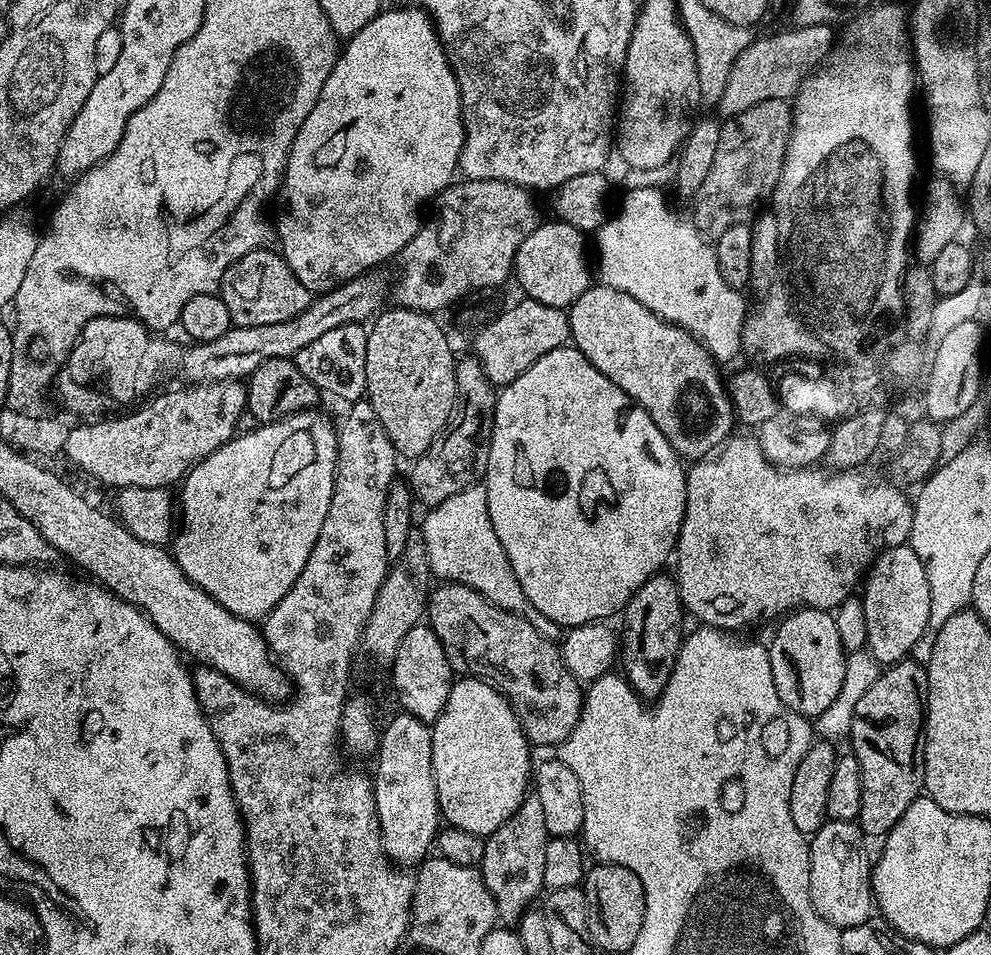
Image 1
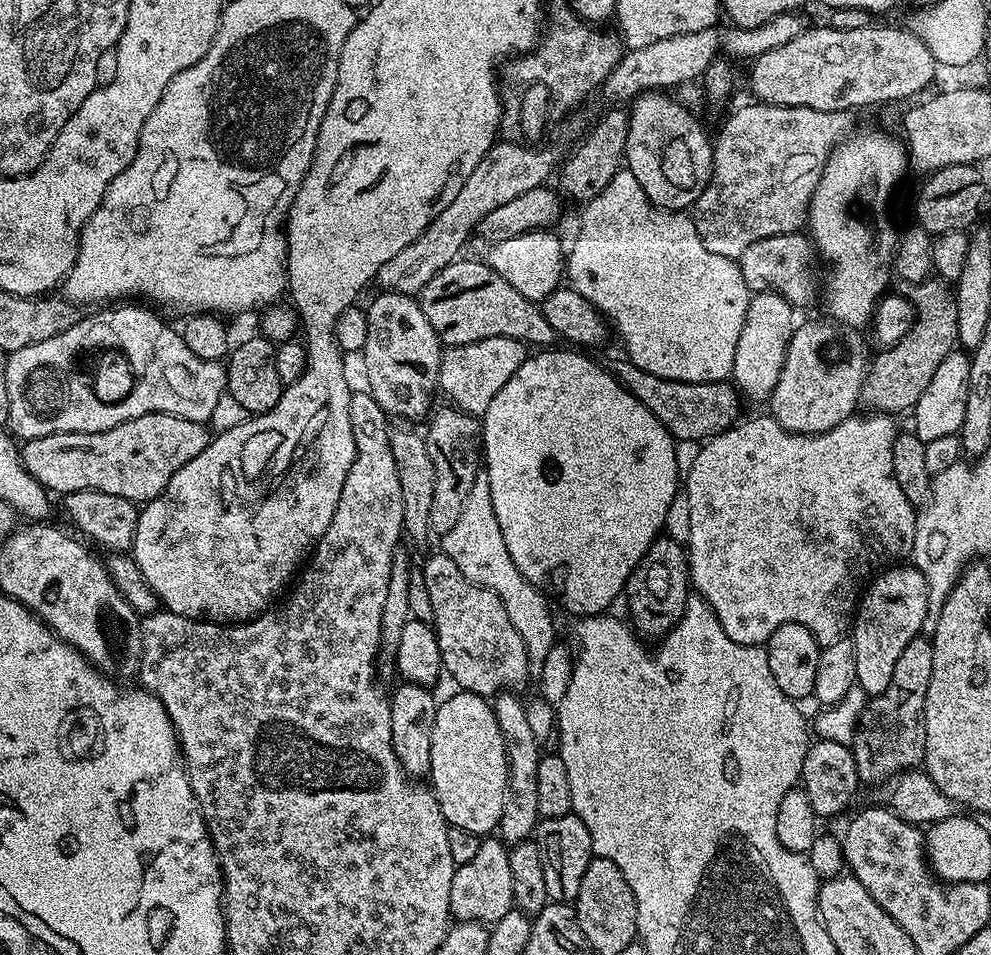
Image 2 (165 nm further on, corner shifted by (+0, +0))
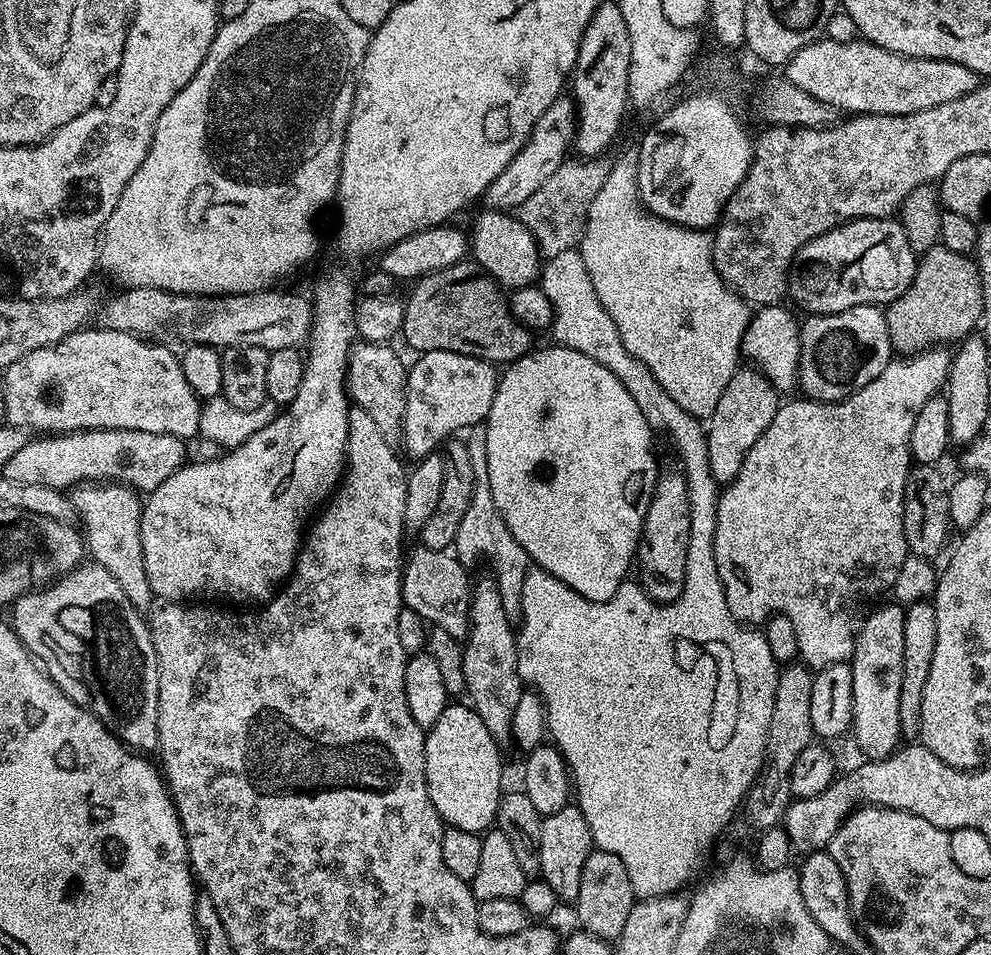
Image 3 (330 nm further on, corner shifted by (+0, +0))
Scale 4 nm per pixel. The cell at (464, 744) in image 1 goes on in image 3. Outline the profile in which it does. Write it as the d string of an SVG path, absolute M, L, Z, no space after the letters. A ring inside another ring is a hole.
M452 702L438 717L438 722L427 729L424 738L424 769L426 770L426 786L430 794L430 802L434 802L434 810L438 810L441 820L449 828L470 830L477 834L491 829L496 823L496 811L502 795L500 783L504 780L504 768L500 765L501 745L486 730L482 718L473 708L464 702Z

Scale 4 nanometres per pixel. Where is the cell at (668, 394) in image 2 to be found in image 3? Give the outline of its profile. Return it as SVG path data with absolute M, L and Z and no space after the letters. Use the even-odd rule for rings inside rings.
M461 262L446 270L424 276L411 285L412 294L404 303L404 326L402 337L413 348L413 353L450 350L454 354L466 354L474 358L490 360L497 366L507 366L512 361L533 351L533 333L512 317L508 301L501 285L497 284L483 268L475 262Z

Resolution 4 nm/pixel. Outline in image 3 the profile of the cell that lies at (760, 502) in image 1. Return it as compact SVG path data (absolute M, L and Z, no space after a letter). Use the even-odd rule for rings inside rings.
M937 346L924 352L905 355L898 360L889 362L882 374L878 374L878 378L866 382L866 386L862 386L845 400L829 402L799 398L800 400L792 400L789 404L788 401L781 403L774 414L774 422L770 422L762 438L758 438L758 442L750 446L750 450L744 455L742 468L732 481L723 485L716 497L714 562L718 566L718 578L724 587L730 614L741 624L749 626L763 625L771 616L790 618L790 622L794 622L794 630L800 643L799 659L813 670L851 661L852 653L856 650L856 635L860 633L864 617L881 599L879 596L895 585L898 570L902 570L902 562L910 555L903 530L904 487L914 464L910 450L910 430L914 430L914 418L918 418L918 410L922 410L922 406L926 406L926 402L945 387L952 365L952 352L947 347Z

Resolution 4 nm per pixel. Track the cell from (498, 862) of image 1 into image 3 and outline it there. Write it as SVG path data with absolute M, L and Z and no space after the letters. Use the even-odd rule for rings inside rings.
M485 578L472 584L468 634L463 637L462 647L464 650L462 658L464 691L470 701L470 707L478 714L478 718L482 718L486 730L490 730L497 744L511 745L514 712L518 707L519 699L526 691L526 685L524 679L518 674L516 632L506 610L502 610L500 595L491 579Z

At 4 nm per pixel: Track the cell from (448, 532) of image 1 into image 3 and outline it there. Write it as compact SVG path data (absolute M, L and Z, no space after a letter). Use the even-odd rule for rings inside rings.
M477 475L474 494L470 498L470 507L466 509L462 523L458 526L454 552L460 563L465 566L473 566L472 564L478 563L479 560L485 560L492 567L490 576L500 595L502 610L506 610L509 618L519 617L522 582L526 582L530 561L526 550L522 550L518 538L510 534L510 526L506 526L498 506L494 506L494 494L490 490L487 475Z

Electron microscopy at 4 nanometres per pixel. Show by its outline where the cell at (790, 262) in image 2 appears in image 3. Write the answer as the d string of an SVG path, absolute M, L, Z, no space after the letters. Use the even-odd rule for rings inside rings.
M867 216L861 220L847 220L844 224L838 225L837 228L830 229L826 234L822 234L810 242L806 242L796 251L796 256L792 259L792 265L788 268L788 290L786 296L789 301L792 299L798 307L805 308L805 313L818 316L833 316L835 312L850 310L854 306L862 306L863 304L887 306L891 304L892 301L897 300L898 297L907 290L910 286L910 282L914 282L917 263L918 253L906 242L906 232L902 230L899 219L885 218L882 216Z

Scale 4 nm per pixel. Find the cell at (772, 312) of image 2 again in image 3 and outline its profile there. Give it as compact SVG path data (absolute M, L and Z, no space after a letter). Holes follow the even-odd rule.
M752 366L737 367L730 382L726 382L726 390L722 390L722 398L718 398L718 406L714 406L714 414L706 420L710 470L717 485L726 485L735 478L742 468L744 455L750 446L754 446L754 442L758 442L758 438L762 438L766 426L774 422L774 414L781 403L781 393L772 387L763 372Z

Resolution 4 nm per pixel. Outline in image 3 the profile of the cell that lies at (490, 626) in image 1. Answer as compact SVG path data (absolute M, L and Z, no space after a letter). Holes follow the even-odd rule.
M416 546L416 549L410 552L403 561L400 582L404 607L414 610L432 628L441 628L446 630L446 634L454 634L457 638L467 636L468 611L472 605L469 569L461 564L451 551L435 552L423 546Z

